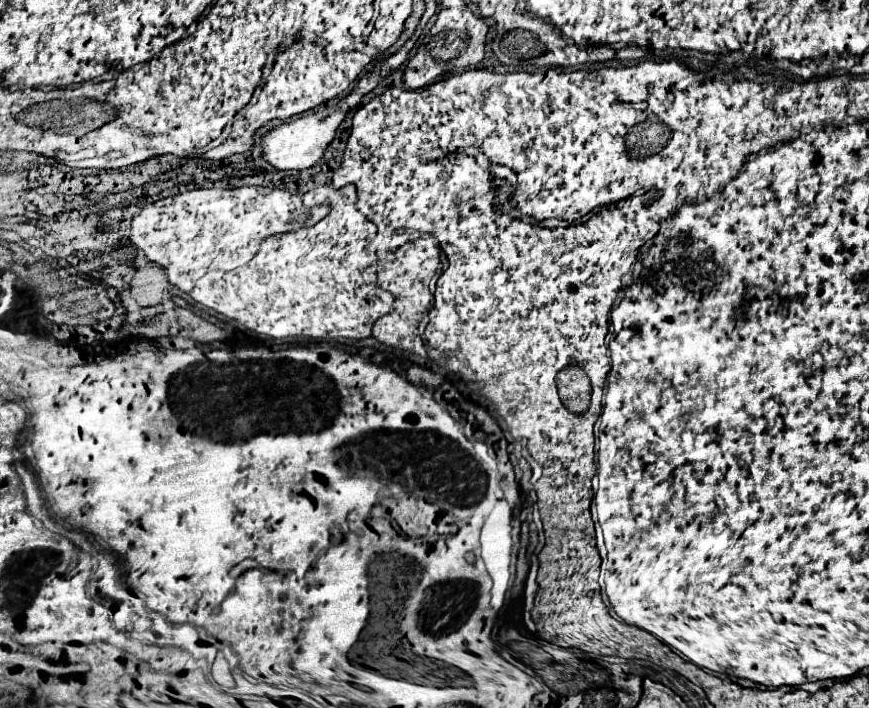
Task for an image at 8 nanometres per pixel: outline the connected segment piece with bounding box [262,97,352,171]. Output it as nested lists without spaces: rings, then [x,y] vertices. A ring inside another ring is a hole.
[[[350,97],[340,101],[336,107],[330,107],[328,113],[312,113],[306,117],[298,117],[290,123],[282,123],[278,127],[274,127],[266,137],[264,137],[264,157],[268,159],[268,163],[272,163],[276,169],[294,169],[294,171],[302,171],[308,167],[314,167],[320,157],[324,155],[326,147],[334,141],[336,129],[340,127],[340,123],[344,121],[346,113],[352,109],[352,101]]]

